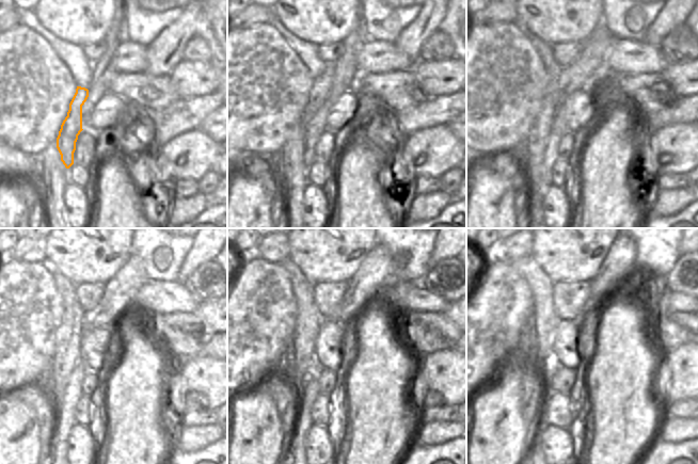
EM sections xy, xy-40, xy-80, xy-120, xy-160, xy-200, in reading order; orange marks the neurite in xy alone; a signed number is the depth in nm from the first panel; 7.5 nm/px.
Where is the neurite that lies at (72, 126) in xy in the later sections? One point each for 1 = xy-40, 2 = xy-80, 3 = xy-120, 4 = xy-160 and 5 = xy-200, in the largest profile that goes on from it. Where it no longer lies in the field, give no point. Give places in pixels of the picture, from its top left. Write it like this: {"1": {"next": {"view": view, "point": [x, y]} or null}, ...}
{"1": {"next": {"view": "xy-40", "point": [321, 88]}}, "2": {"next": {"view": "xy-80", "point": [592, 60]}}, "3": {"next": {"view": "xy-120", "point": [124, 285]}}, "4": {"next": {"view": "xy-160", "point": [376, 270]}}, "5": {"next": {"view": "xy-200", "point": [614, 276]}}}

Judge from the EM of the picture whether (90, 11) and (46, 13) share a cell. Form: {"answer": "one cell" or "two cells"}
{"answer": "one cell"}

